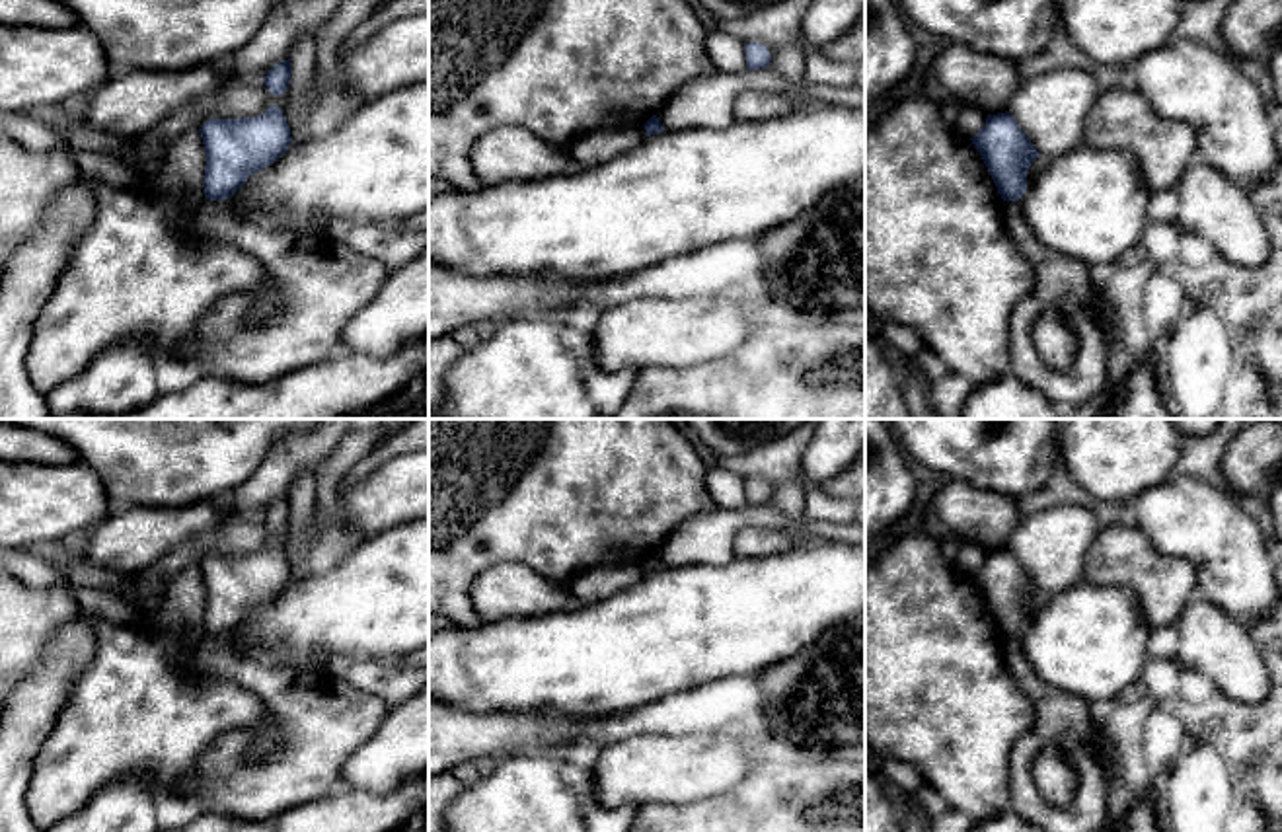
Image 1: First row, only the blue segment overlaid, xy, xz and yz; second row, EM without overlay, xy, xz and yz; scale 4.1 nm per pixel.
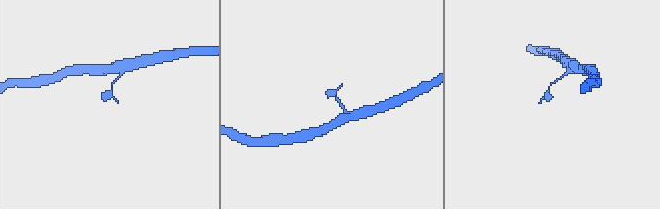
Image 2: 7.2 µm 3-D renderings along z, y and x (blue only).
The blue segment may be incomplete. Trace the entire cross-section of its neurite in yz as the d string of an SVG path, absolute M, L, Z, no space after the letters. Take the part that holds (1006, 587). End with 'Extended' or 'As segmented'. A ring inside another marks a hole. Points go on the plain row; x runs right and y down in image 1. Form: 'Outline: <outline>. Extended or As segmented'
Outline: M1011 549L988 551L984 563L970 577L980 588L1001 635L1019 637L1027 627L1027 608L1038 588Z. As segmented

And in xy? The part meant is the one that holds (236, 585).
Outline: M279 542L263 551L244 555L208 555L199 565L207 600L205 633L226 637L249 612L277 598L292 573Z. As segmented

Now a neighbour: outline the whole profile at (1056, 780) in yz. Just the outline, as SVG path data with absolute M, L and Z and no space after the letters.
M1046 748L1033 764L1040 793L1056 807L1066 807L1075 795L1075 772L1058 748Z

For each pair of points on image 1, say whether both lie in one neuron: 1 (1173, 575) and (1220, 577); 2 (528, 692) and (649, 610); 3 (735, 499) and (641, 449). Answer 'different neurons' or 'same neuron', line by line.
1: different neurons
2: same neuron
3: different neurons

